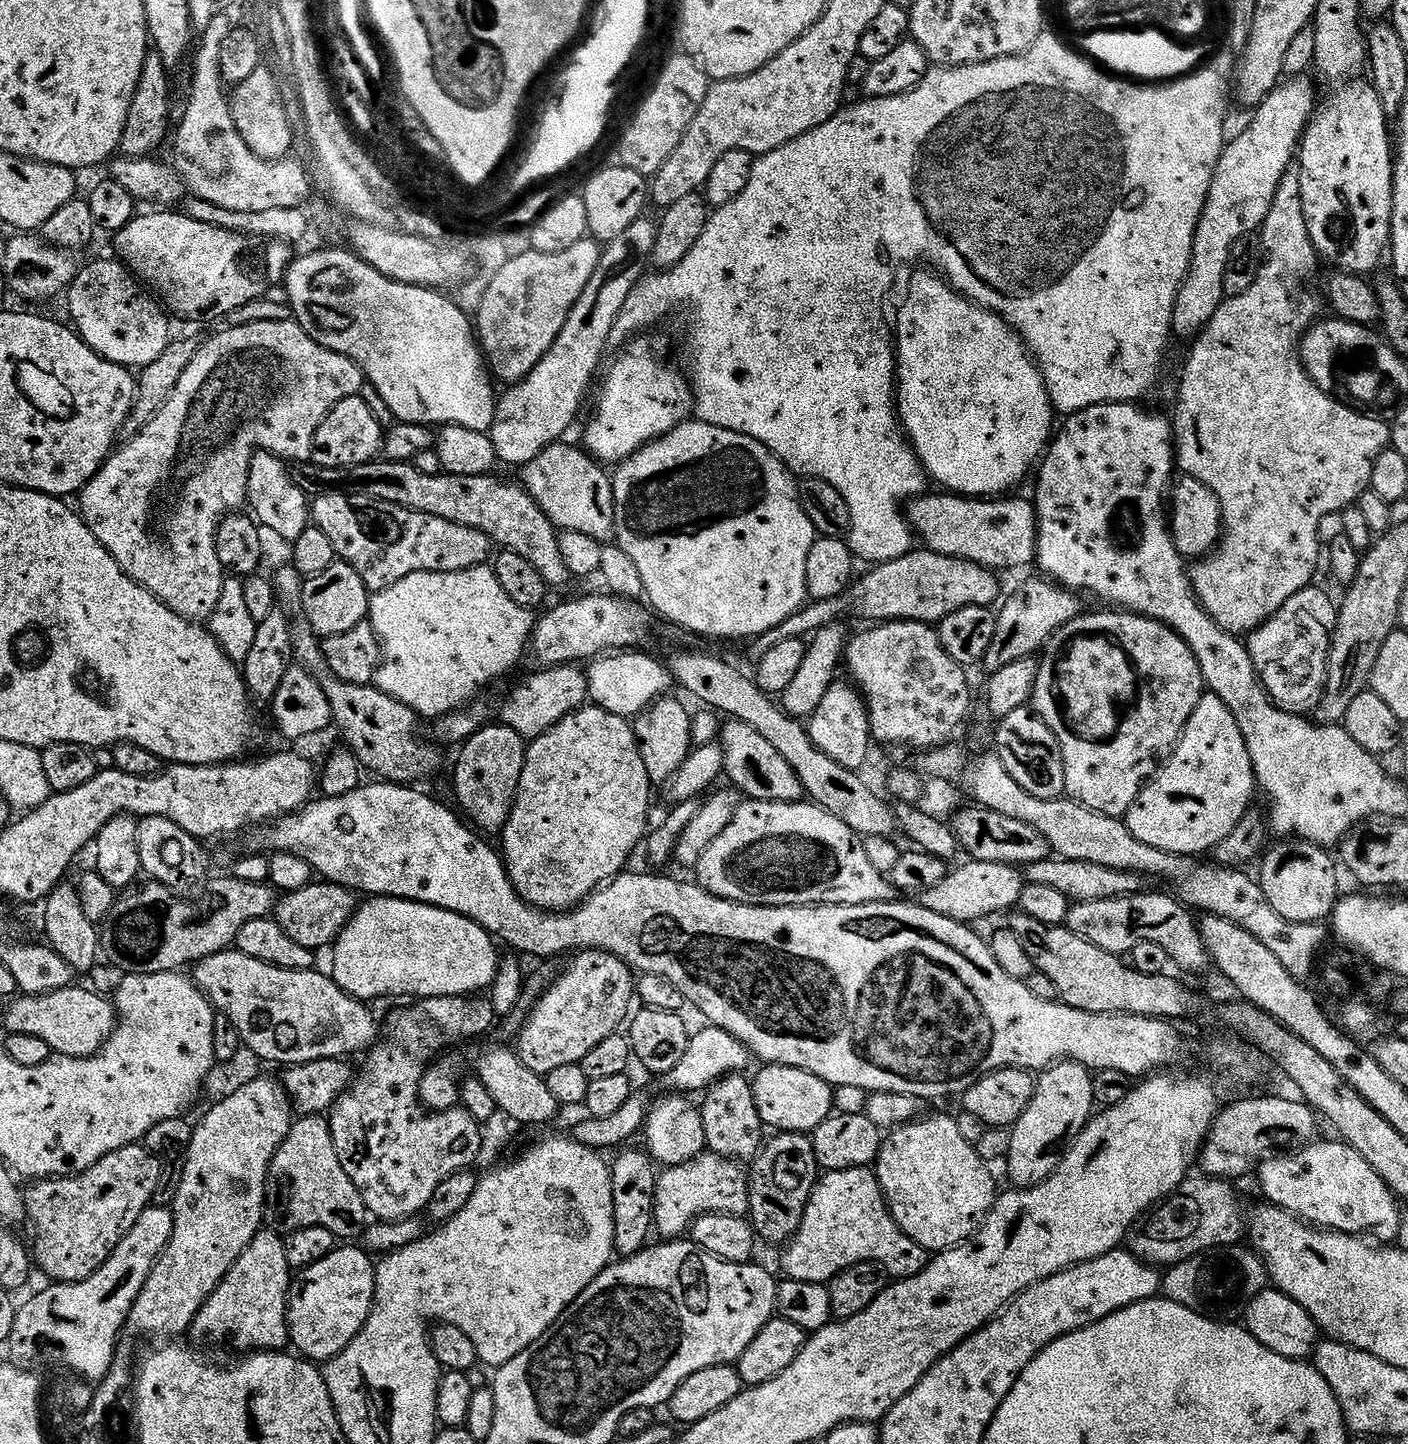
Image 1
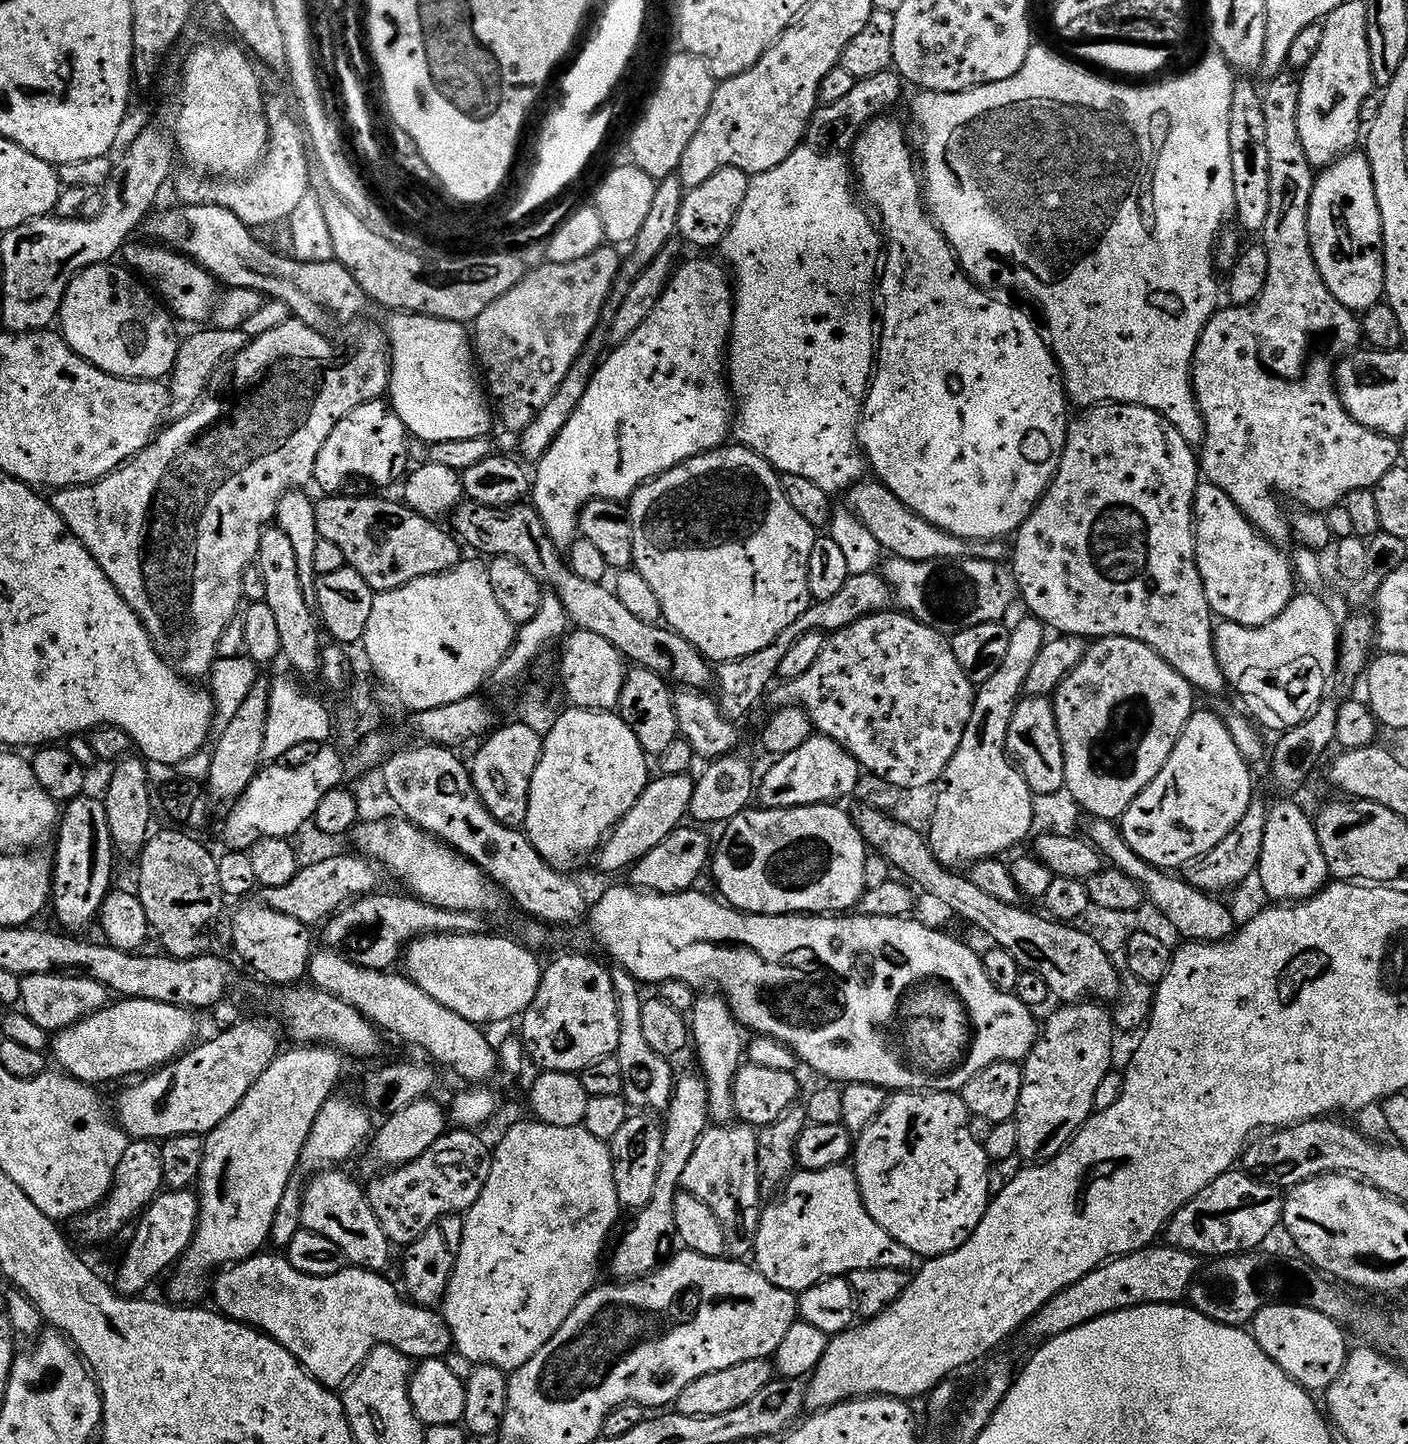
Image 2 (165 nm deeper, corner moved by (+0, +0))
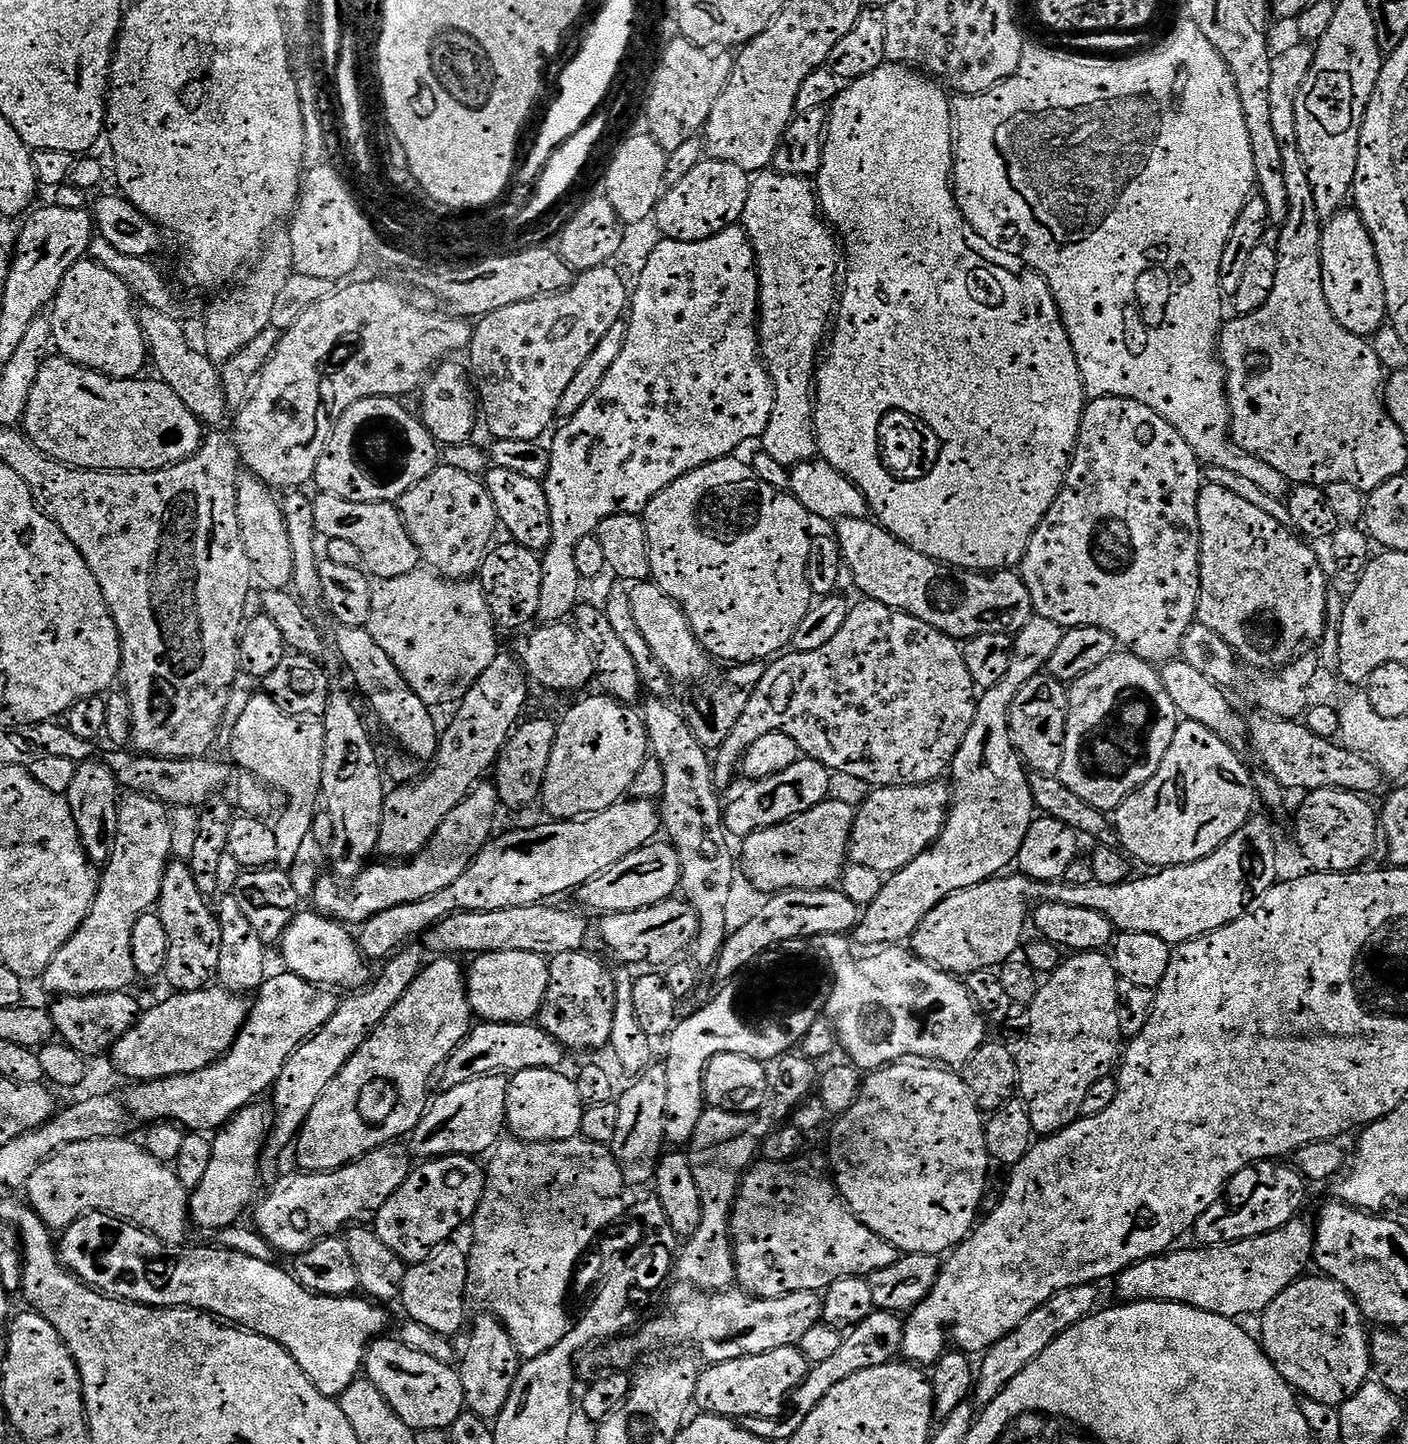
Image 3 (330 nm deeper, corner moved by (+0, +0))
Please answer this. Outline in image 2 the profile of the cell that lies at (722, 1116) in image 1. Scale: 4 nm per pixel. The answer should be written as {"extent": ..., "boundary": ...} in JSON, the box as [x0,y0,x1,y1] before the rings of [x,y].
{"extent":[690,993,744,1124],"boundary":[[[717,993],[700,994],[690,1011],[690,1034],[696,1044],[699,1071],[707,1086],[709,1117],[718,1124],[729,1123],[735,1117],[732,1087],[744,1058],[744,1039],[741,1027],[726,1000]]]}

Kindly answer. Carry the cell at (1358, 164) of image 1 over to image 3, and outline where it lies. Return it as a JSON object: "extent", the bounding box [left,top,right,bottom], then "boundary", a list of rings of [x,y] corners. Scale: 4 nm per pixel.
{"extent":[1320,210,1388,337],"boundary":[[[1344,210],[1332,218],[1322,232],[1320,256],[1324,259],[1326,302],[1330,302],[1334,318],[1350,334],[1374,337],[1388,320],[1388,303],[1376,247],[1359,212]]]}

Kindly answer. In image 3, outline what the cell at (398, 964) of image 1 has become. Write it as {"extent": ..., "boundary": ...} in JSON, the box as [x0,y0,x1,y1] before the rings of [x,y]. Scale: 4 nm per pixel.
{"extent":[466,952,549,1024],"boundary":[[[485,952],[477,955],[476,960],[466,972],[468,981],[468,1001],[473,1013],[481,1021],[489,1024],[526,1024],[539,1017],[548,990],[549,961],[538,954],[525,952]]]}

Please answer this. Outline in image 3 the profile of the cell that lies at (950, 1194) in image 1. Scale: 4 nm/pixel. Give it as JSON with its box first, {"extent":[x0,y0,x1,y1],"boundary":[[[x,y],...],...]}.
{"extent":[830,1062,990,1257],"boundary":[[[897,1062],[873,1071],[872,1077],[863,1081],[856,1104],[832,1128],[830,1172],[840,1199],[900,1254],[943,1257],[963,1244],[978,1224],[976,1215],[984,1200],[990,1165],[986,1120],[970,1094],[967,1079],[952,1072],[920,1062]]]}

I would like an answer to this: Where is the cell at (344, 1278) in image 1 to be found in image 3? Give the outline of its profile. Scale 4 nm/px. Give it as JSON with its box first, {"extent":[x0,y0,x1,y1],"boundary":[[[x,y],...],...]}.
{"extent":[58,1212,388,1398],"boundary":[[[89,1212],[88,1215],[78,1218],[68,1228],[63,1229],[61,1236],[64,1237],[59,1237],[58,1251],[61,1260],[64,1261],[65,1268],[69,1272],[74,1273],[78,1279],[84,1281],[89,1288],[95,1288],[97,1292],[111,1296],[113,1300],[124,1300],[128,1304],[145,1304],[151,1308],[196,1308],[199,1312],[206,1312],[209,1316],[217,1317],[221,1321],[233,1326],[239,1326],[247,1331],[256,1332],[260,1336],[270,1338],[274,1342],[281,1344],[294,1358],[294,1362],[298,1362],[298,1366],[302,1366],[306,1378],[310,1378],[310,1382],[314,1382],[314,1386],[318,1391],[333,1398],[339,1398],[361,1375],[364,1358],[368,1355],[369,1343],[385,1335],[384,1327],[388,1324],[388,1316],[384,1313],[387,1311],[379,1303],[367,1298],[361,1298],[356,1294],[350,1296],[319,1296],[316,1292],[303,1288],[289,1269],[287,1272],[284,1268],[276,1268],[277,1265],[273,1262],[258,1262],[258,1258],[250,1258],[246,1254],[233,1252],[224,1246],[220,1246],[220,1249],[169,1246],[162,1243],[156,1236],[151,1236],[144,1229],[137,1228],[135,1224],[130,1224],[126,1220],[120,1220],[117,1216],[108,1216],[104,1212]]]}

